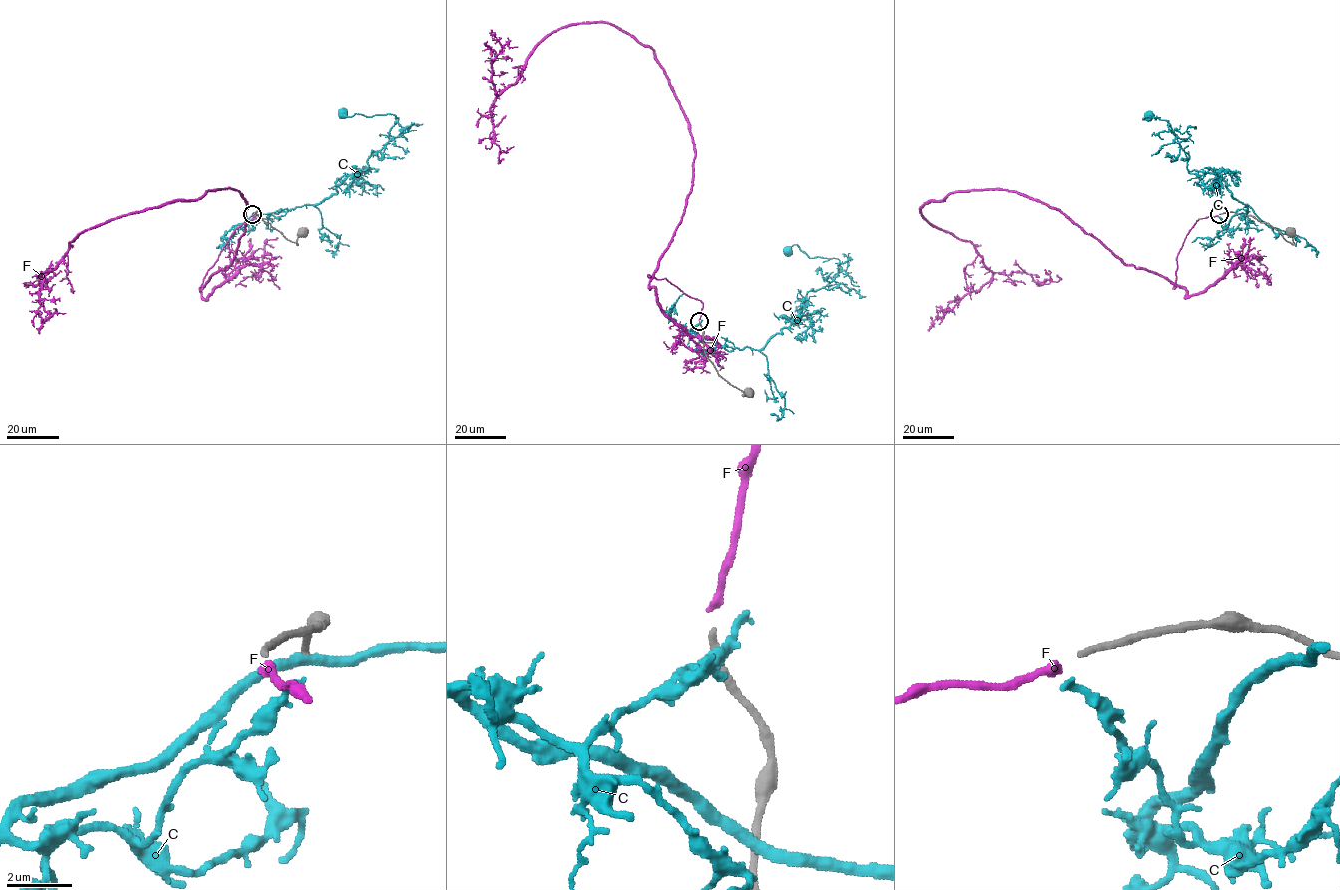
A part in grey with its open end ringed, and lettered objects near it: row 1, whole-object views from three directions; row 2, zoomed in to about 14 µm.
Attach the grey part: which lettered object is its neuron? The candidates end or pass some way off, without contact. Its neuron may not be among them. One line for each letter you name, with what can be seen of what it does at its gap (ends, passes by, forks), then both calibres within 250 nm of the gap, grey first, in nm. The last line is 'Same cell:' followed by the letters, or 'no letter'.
F: it ends there; 190 nm thick on the grey side, 260 nm on the other
Same cell: F

